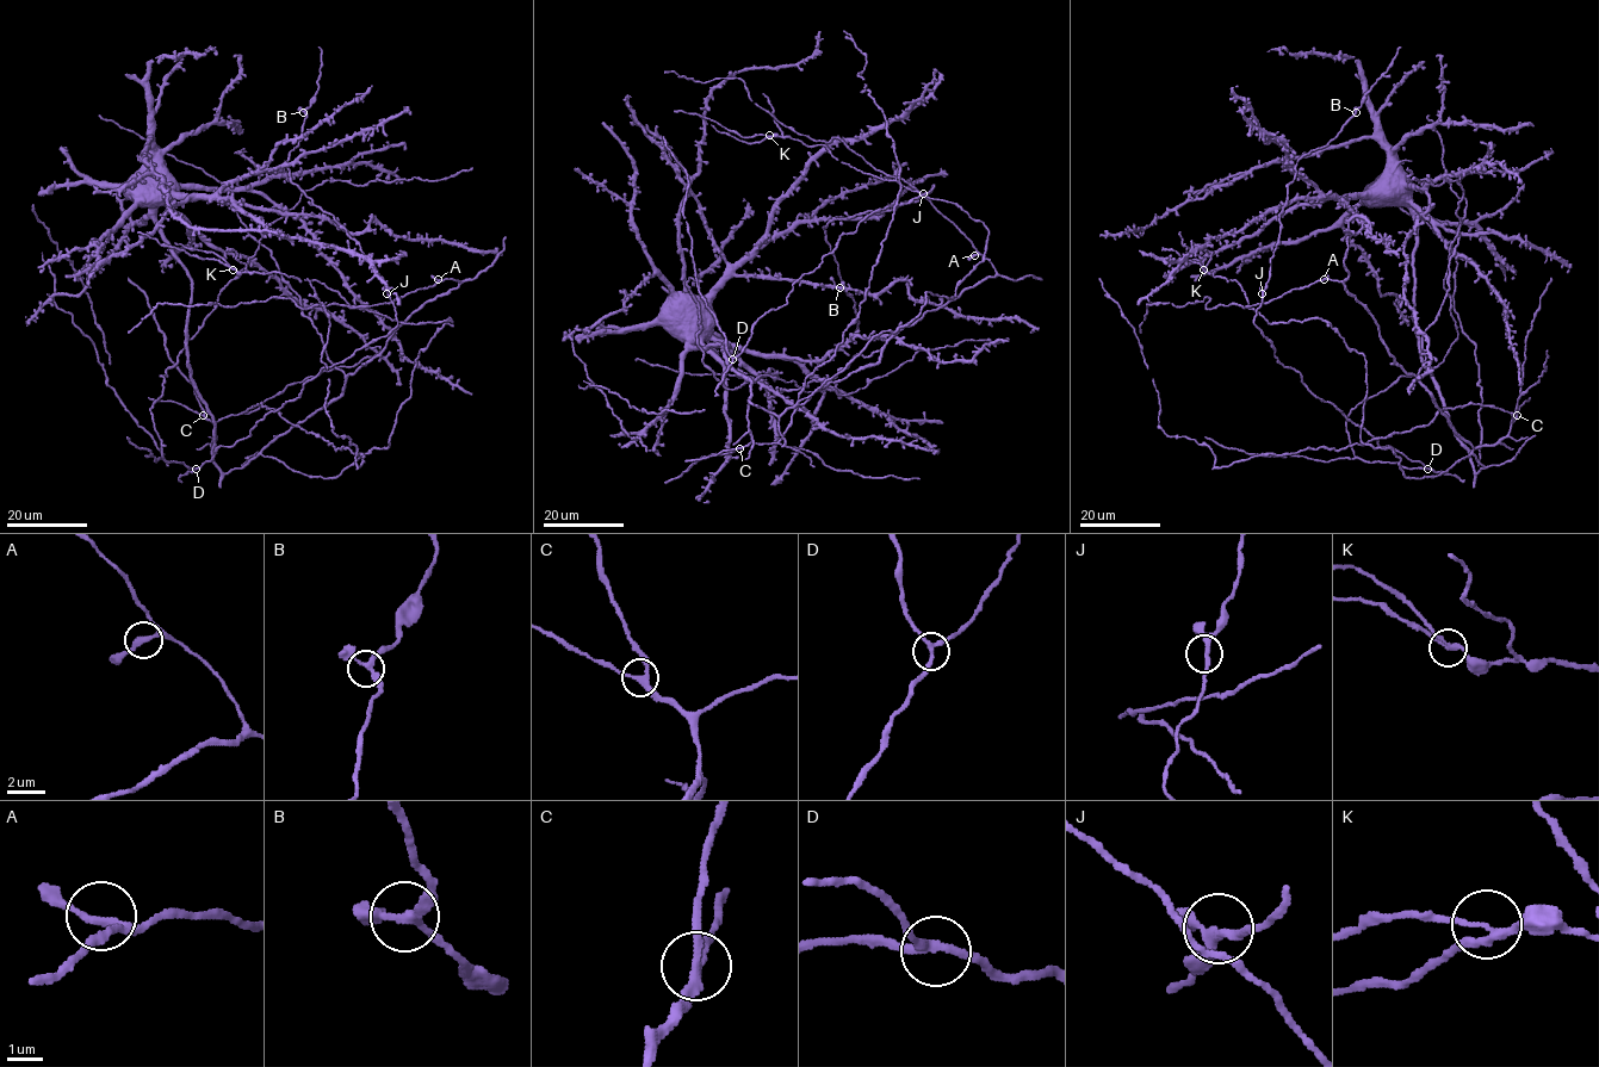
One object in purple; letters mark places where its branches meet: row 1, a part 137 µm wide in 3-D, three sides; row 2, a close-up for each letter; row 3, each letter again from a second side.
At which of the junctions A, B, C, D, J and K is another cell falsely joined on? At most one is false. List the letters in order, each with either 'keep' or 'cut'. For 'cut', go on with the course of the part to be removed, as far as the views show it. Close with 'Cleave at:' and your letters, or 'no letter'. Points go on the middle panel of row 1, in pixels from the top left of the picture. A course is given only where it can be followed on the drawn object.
A: keep
B: keep
C: keep
D: keep
J: keep
K: cut | (768, 135), (742, 137), (698, 115), (674, 111)
Cleave at: K

